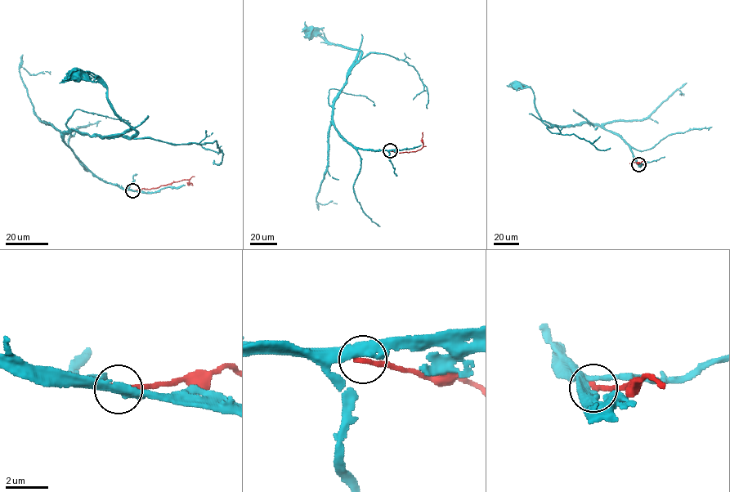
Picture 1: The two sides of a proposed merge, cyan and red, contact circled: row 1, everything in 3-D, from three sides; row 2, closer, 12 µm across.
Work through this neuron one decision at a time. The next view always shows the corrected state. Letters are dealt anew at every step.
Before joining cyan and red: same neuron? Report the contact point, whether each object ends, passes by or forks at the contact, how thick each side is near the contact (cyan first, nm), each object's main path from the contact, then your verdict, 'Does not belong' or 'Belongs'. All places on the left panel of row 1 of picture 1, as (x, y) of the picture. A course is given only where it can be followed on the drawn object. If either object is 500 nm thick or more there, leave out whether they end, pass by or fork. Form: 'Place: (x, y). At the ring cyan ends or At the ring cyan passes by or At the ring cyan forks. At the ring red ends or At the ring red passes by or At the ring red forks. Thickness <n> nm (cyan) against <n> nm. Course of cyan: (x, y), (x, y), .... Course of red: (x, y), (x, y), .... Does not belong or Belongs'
Place: (132, 190). At the ring cyan passes by. At the ring red ends. Thickness 400 nm (cyan) against 260 nm. Course of cyan: (132, 190), (94, 176), (64, 140), (73, 130), (110, 136), (134, 127), (111, 108), (92, 73), (73, 73). Course of red: (132, 190), (156, 188), (182, 180), (189, 180), (193, 185). Does not belong

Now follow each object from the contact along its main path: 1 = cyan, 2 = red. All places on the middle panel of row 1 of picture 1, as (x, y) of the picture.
1: (390, 150), (355, 149), (338, 133), (333, 118), (334, 100), (345, 84), (358, 50), (329, 43), (308, 31)
2: (390, 150), (400, 153), (420, 149), (423, 146), (423, 132)

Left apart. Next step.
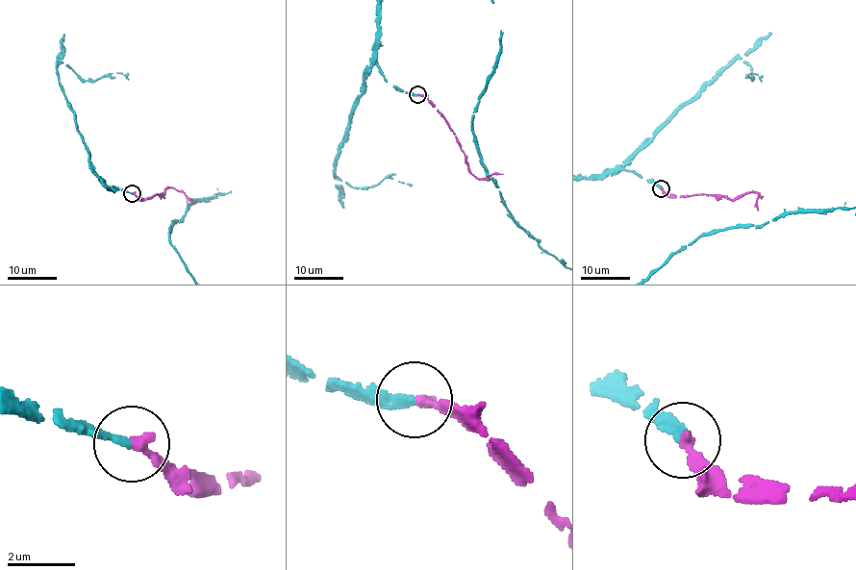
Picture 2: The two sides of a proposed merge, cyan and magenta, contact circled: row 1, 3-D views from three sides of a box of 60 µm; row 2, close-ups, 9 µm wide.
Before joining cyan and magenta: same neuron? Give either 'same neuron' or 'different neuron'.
same neuron

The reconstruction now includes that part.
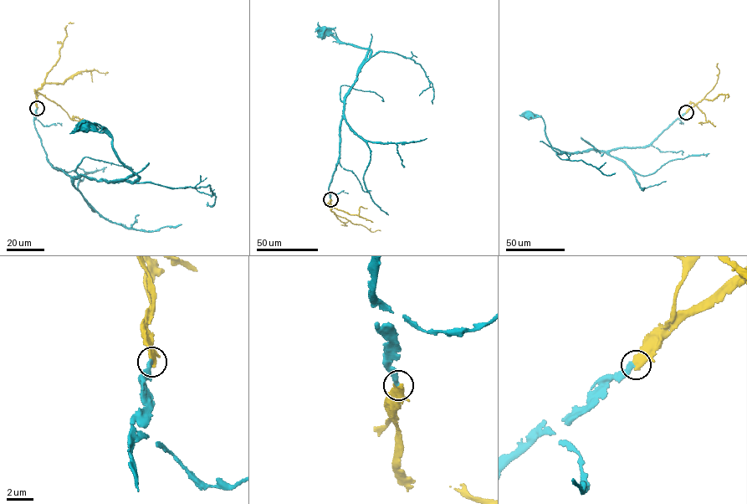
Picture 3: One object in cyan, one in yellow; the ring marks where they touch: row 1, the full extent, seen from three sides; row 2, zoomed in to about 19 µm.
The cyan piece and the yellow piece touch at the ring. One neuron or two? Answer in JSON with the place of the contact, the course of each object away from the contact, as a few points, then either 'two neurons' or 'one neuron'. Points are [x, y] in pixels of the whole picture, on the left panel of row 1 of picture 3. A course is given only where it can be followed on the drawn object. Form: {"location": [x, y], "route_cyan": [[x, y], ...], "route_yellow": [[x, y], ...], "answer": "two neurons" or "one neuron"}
{"location": [37, 108], "route_cyan": [[37, 108], [36, 131], [52, 167], [73, 179], [115, 181], [136, 173], [99, 125], [82, 124]], "route_yellow": [[37, 108], [36, 93], [45, 84], [63, 83], [83, 71], [108, 72]], "answer": "one neuron"}

